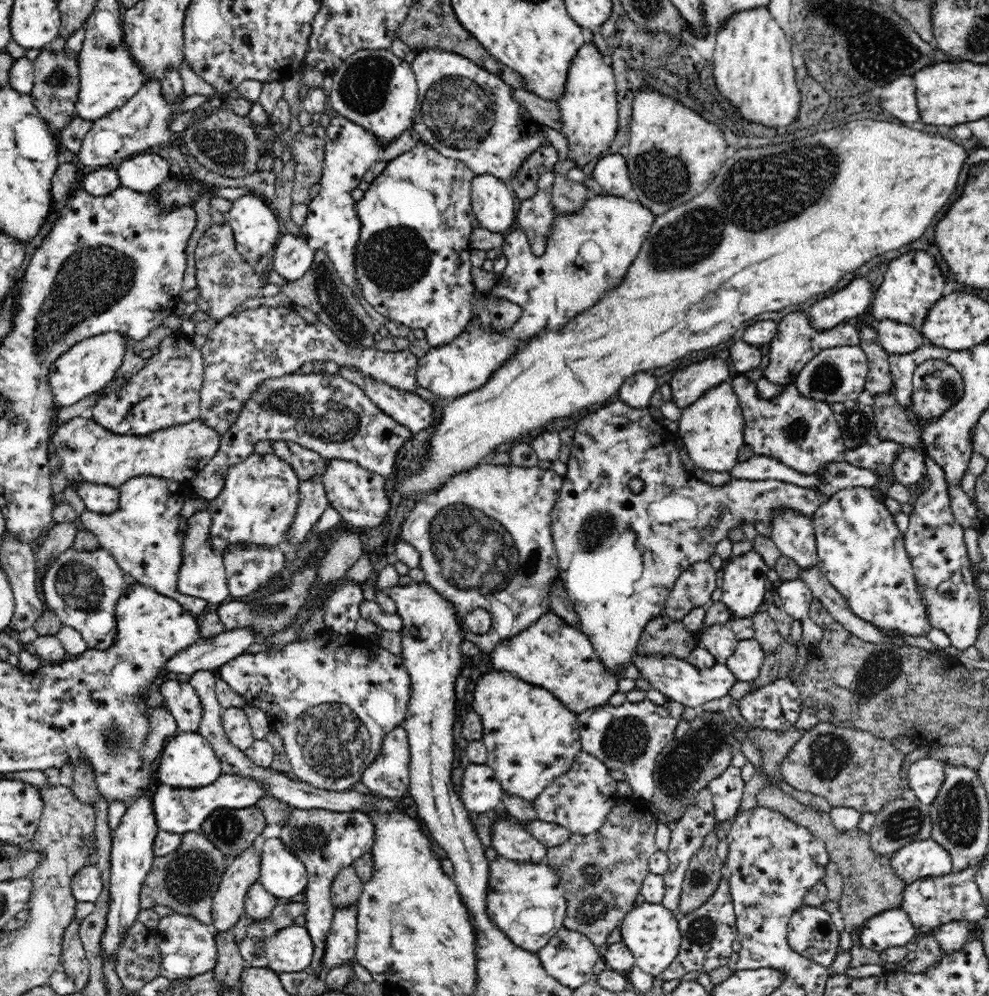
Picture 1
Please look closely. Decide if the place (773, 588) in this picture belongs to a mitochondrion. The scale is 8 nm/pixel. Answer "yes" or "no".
no

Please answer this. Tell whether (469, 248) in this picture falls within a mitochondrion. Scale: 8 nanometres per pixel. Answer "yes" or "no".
no

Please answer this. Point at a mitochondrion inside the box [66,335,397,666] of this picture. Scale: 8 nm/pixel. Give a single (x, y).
(327, 421)

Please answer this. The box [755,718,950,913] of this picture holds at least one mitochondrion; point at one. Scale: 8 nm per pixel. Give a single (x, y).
(830, 754)

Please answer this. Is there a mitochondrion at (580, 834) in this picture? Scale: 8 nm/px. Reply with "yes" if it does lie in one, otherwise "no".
no

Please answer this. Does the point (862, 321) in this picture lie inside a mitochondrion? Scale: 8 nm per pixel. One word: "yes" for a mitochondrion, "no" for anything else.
no

